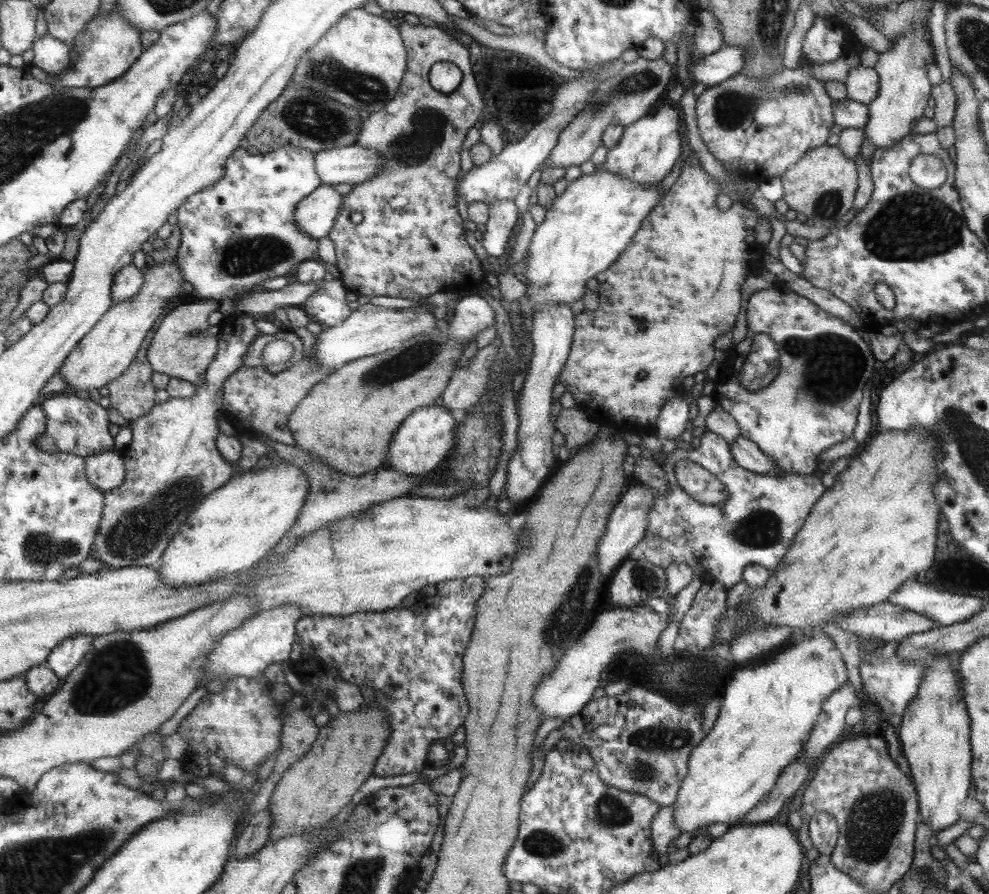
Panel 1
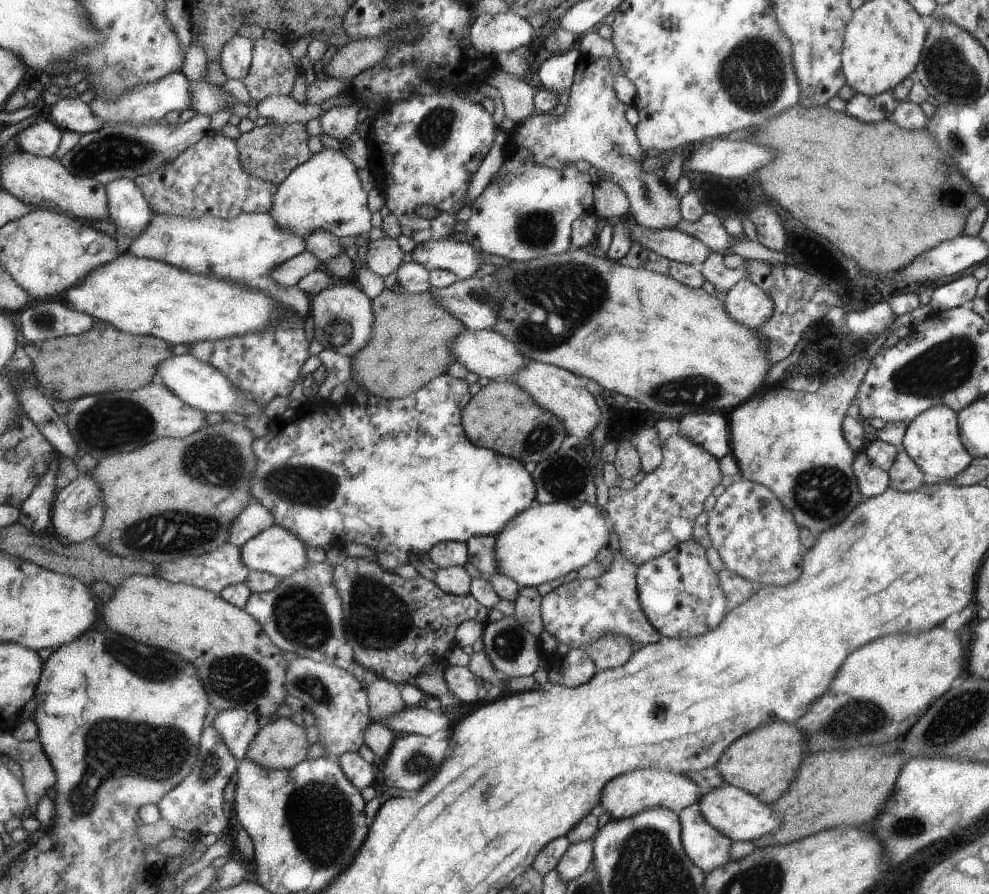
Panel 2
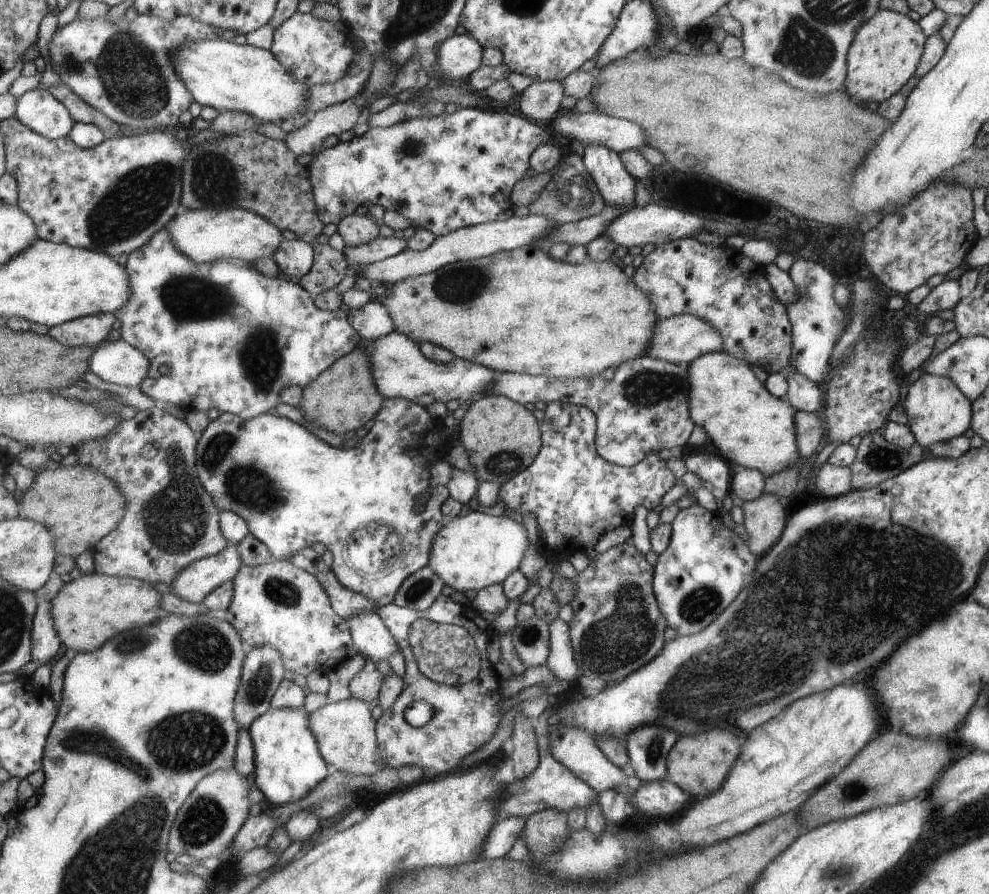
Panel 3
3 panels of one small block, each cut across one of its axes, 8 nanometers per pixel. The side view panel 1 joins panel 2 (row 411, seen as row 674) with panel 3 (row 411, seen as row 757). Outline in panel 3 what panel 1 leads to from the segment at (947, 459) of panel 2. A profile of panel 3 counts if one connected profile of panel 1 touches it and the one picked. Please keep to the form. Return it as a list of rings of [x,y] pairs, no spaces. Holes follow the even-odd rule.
[[[921,373],[917,380],[907,386],[903,405],[907,416],[907,425],[914,435],[916,443],[922,447],[947,442],[967,430],[972,420],[972,405],[968,398],[950,378],[940,375]]]

